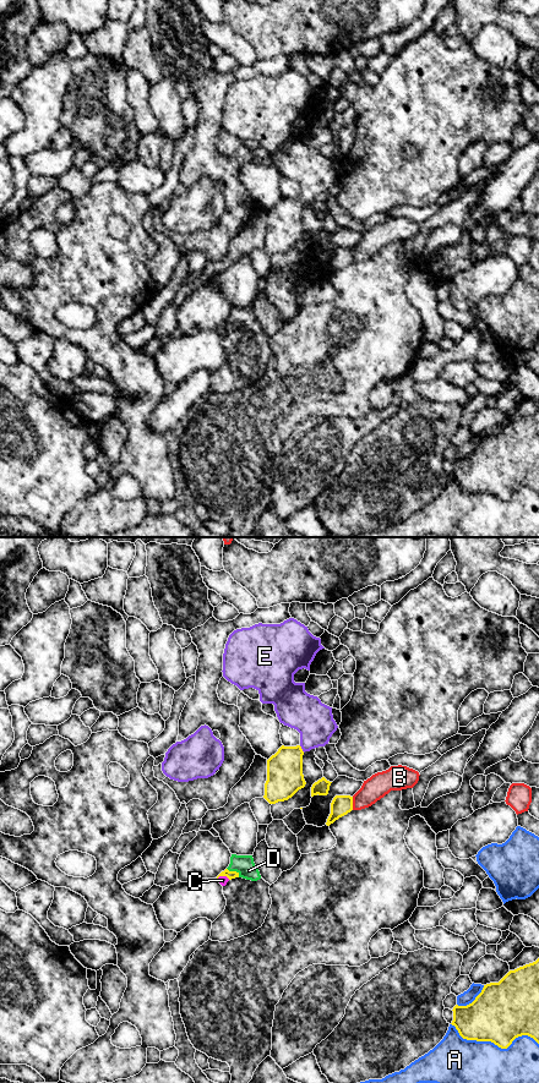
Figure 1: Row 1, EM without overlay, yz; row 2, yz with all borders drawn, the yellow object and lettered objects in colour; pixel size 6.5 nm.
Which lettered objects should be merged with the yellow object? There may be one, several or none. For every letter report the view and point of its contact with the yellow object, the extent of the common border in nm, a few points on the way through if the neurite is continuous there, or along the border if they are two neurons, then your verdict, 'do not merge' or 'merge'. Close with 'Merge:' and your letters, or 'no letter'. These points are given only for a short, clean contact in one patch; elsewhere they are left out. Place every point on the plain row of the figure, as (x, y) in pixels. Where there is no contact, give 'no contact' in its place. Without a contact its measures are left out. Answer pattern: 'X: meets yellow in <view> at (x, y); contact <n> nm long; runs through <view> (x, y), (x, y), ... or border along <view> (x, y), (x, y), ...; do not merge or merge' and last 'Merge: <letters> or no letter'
A: meets yellow in yz at (494, 494); contact 600 nm long; do not merge
B: meets yellow in yz at (352, 255); contact 90 nm long; do not merge
C: meets yellow in yz at (223, 327); contact 90 nm long; do not merge
D: meets yellow in yz at (234, 323); contact 110 nm long; border along yz (227, 320), (235, 323), (239, 328); do not merge
E: meets yellow in yz at (301, 201); contact 60 nm long; border along yz (299, 197), (304, 203); do not merge
Merge: no letter

